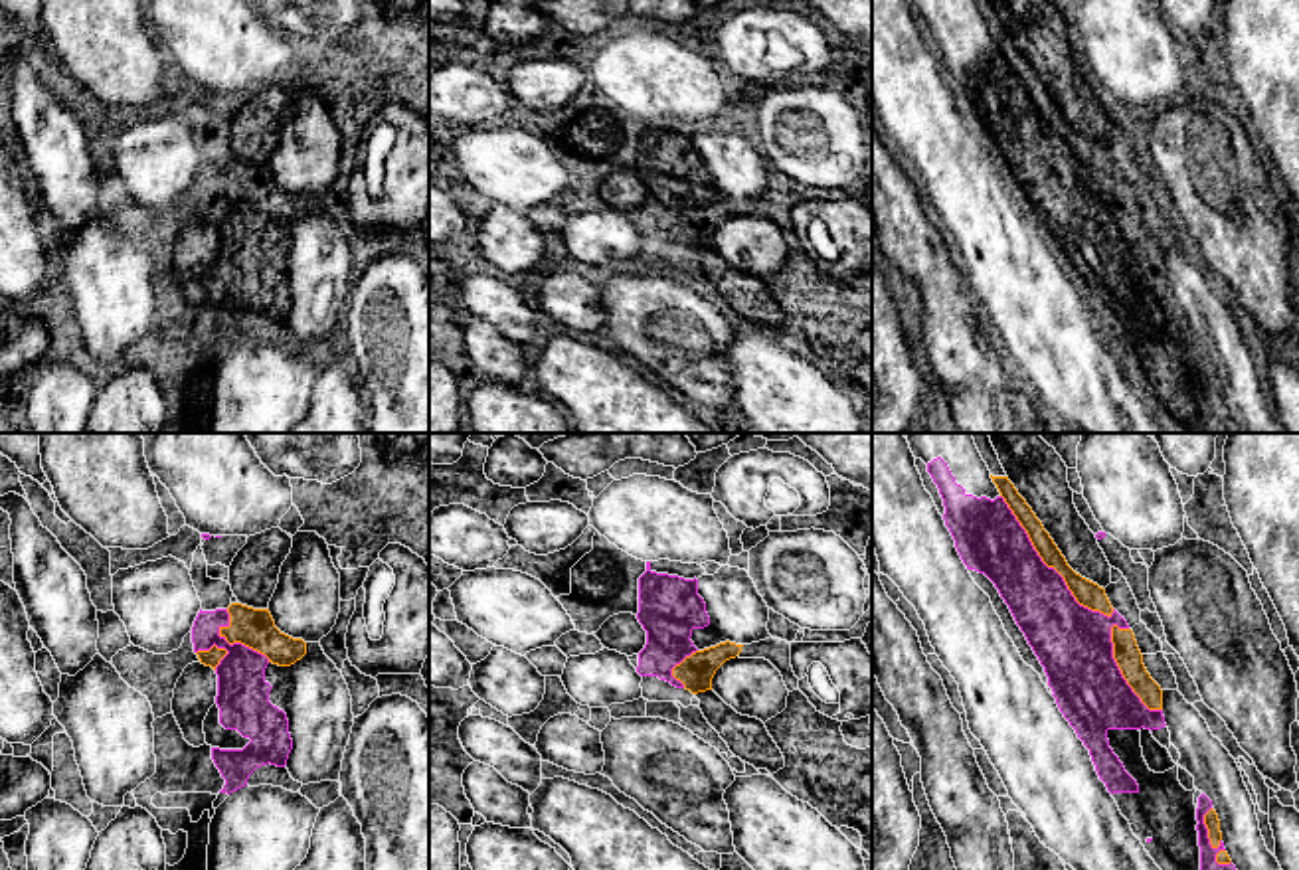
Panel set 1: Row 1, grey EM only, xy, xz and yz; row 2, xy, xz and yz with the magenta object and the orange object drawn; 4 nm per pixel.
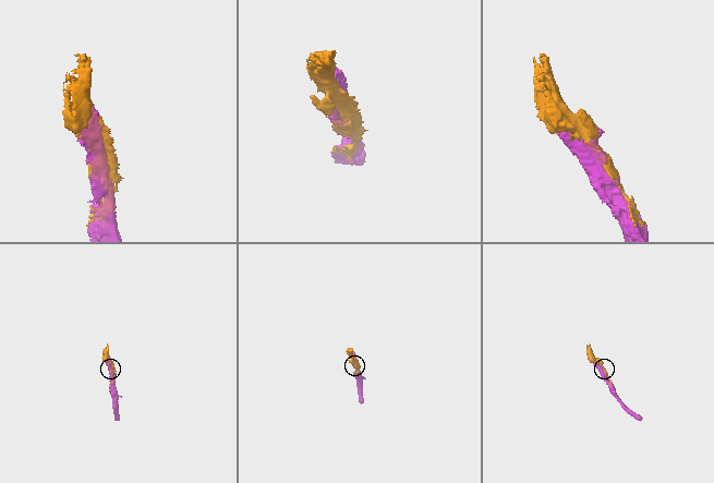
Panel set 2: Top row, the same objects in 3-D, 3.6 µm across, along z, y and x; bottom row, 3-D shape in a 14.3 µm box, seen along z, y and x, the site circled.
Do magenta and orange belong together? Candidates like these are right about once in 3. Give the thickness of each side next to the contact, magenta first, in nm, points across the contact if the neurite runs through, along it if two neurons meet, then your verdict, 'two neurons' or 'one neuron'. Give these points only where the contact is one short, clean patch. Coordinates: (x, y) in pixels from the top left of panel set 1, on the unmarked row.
280/110 nm | one neuron

